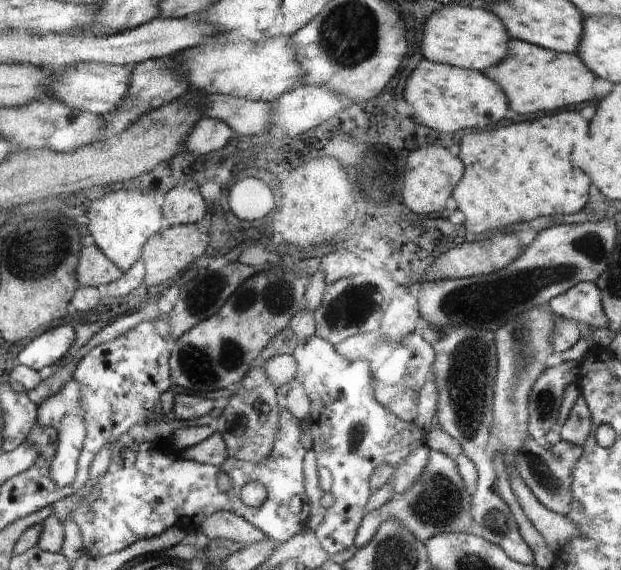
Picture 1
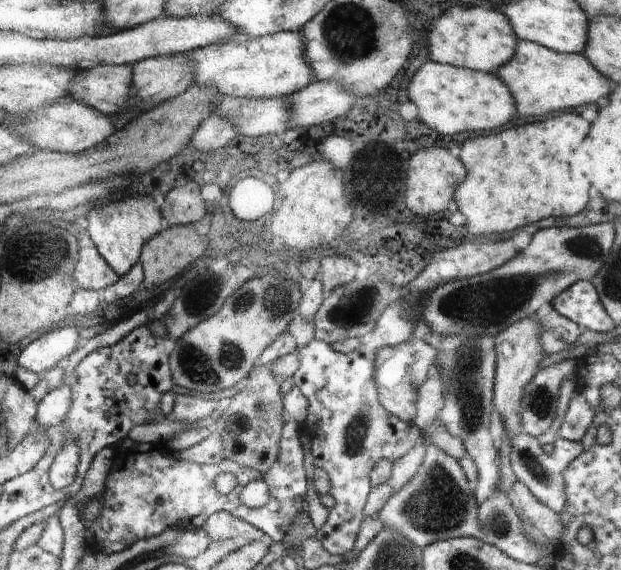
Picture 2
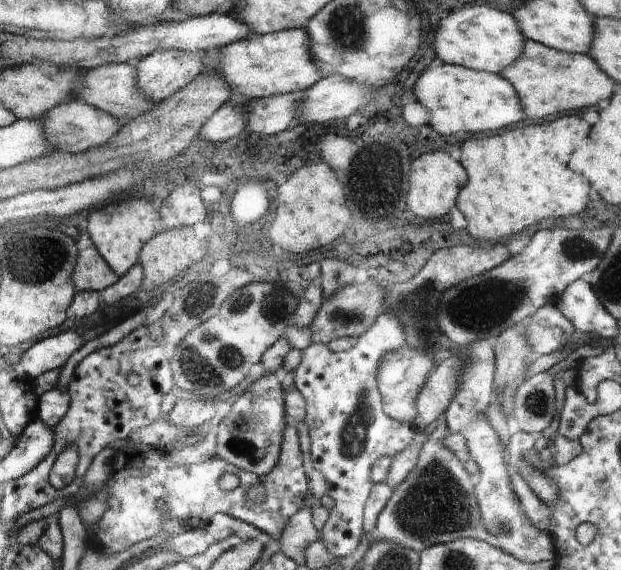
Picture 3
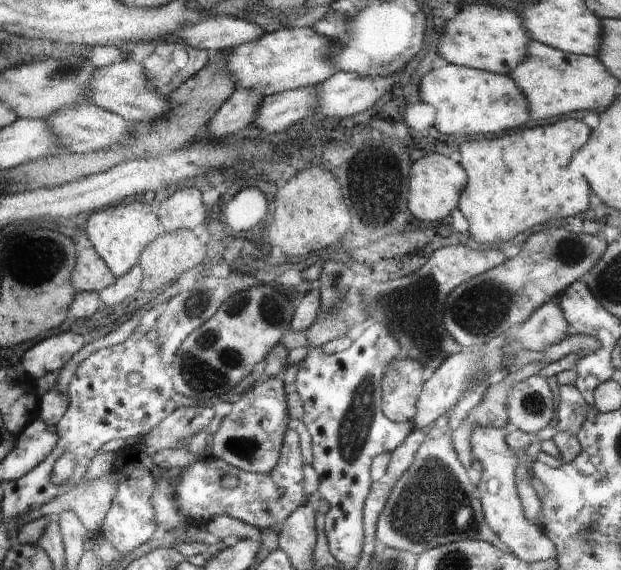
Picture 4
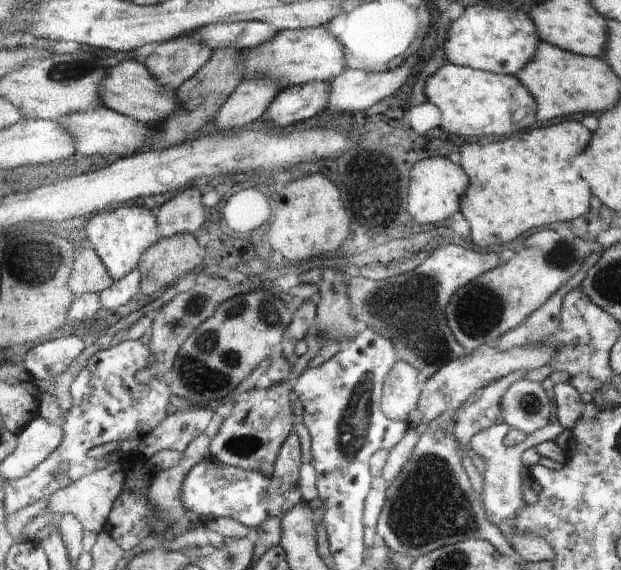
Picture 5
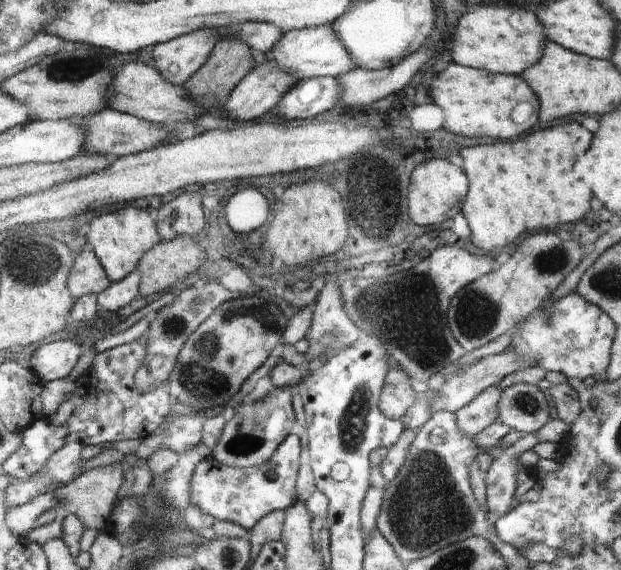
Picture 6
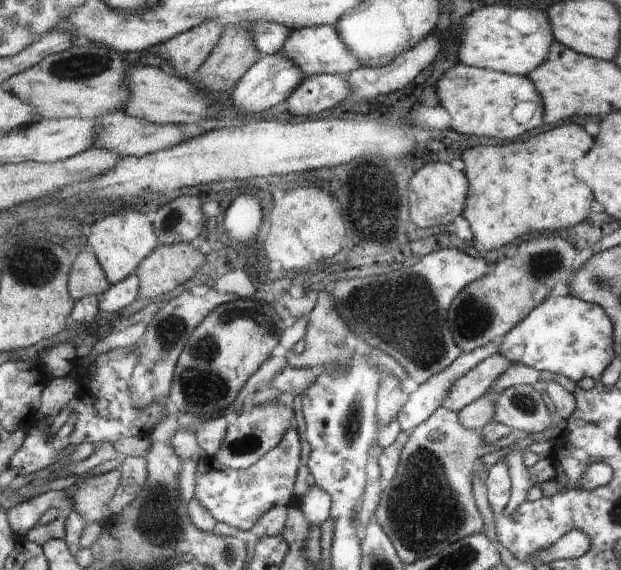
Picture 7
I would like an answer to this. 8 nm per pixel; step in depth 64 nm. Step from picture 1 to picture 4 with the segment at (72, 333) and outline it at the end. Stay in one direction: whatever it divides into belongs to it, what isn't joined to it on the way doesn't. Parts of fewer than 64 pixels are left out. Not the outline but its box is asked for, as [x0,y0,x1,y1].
[25,331,86,380]

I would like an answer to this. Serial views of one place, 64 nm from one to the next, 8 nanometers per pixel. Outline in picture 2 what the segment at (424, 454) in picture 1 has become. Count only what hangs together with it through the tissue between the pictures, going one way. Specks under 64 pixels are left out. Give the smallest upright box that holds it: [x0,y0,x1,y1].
[387,367,444,492]

